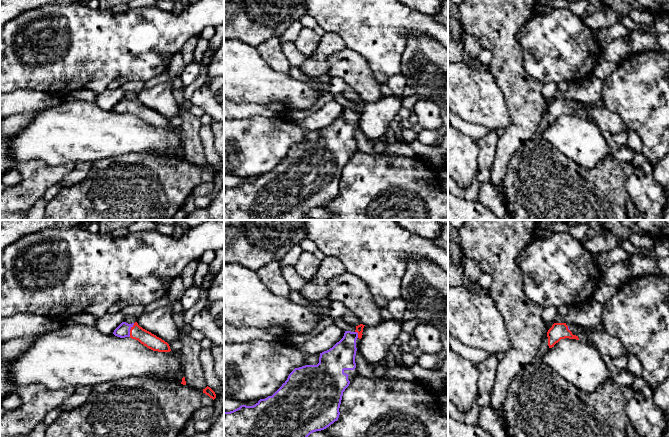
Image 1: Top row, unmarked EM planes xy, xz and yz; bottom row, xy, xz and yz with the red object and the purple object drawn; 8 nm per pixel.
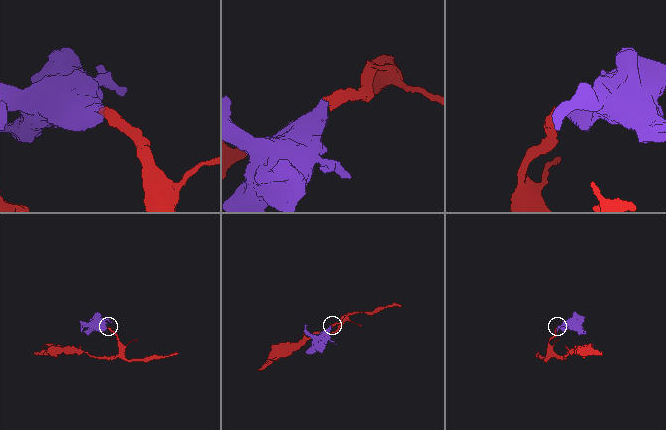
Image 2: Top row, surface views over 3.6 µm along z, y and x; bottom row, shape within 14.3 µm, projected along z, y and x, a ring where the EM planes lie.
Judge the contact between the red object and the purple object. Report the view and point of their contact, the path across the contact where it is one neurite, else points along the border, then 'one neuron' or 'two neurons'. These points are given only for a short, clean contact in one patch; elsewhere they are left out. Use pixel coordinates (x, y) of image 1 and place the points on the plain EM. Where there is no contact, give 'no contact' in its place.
meets red in xy at (130, 106); runs through xy (151, 117), (130, 106), (123, 106); one neuron

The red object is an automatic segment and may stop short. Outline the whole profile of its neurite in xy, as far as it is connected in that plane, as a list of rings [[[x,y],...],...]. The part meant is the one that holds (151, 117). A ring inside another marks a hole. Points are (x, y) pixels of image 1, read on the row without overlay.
[[[122,98],[113,108],[113,110],[120,114],[130,113],[138,116],[147,124],[158,128],[170,128],[170,122],[167,118],[143,105],[137,98],[128,100]]]

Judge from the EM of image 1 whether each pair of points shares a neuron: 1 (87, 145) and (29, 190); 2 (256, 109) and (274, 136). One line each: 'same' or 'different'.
1: different
2: different

